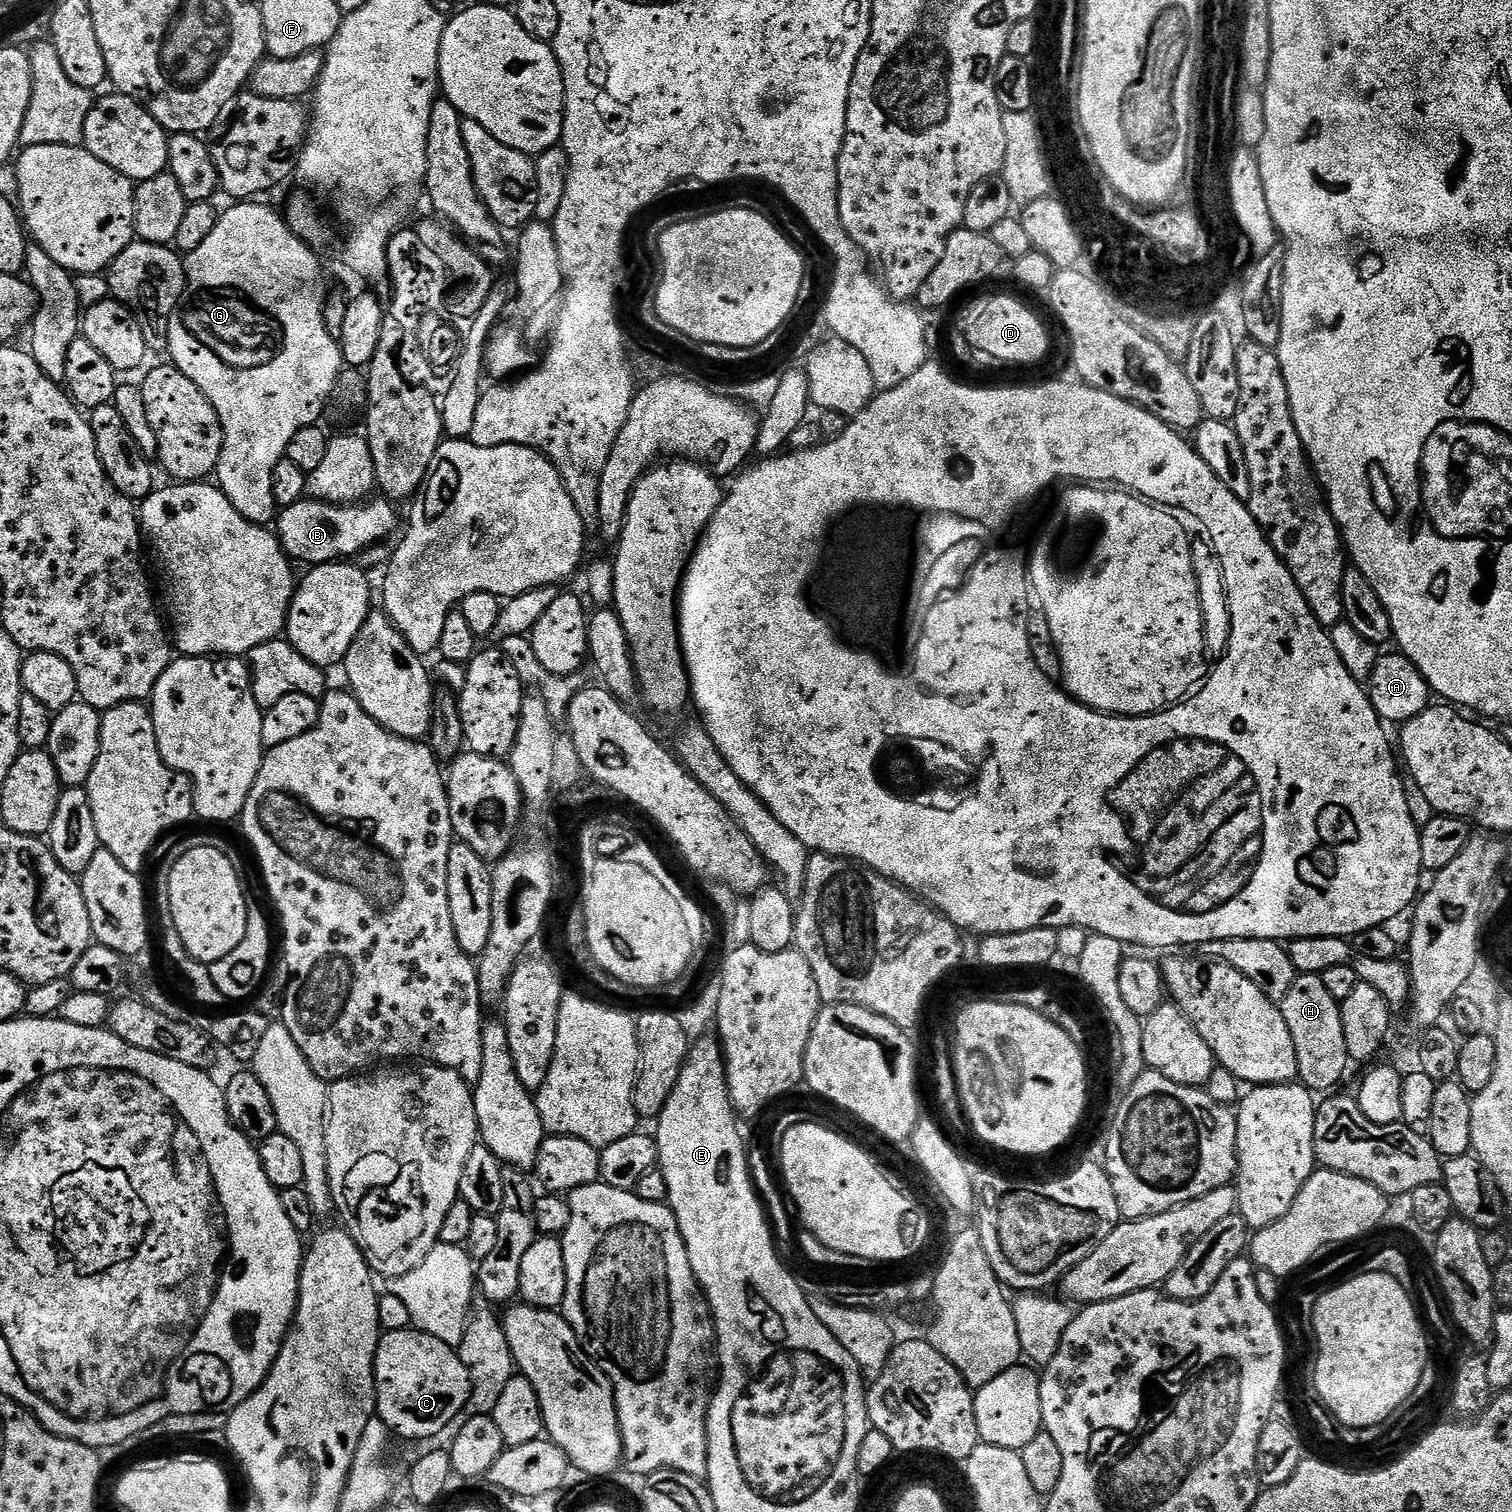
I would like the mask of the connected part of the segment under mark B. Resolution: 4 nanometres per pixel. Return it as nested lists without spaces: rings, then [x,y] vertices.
[[[305,498],[294,506],[281,509],[276,519],[276,533],[284,552],[295,563],[306,562],[305,565],[315,566],[352,558],[375,547],[396,526],[395,507],[389,501],[379,499],[367,501],[364,505],[347,506]]]

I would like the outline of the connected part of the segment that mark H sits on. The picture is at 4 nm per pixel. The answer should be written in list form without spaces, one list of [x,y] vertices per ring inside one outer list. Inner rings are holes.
[[[1306,972],[1297,975],[1296,981],[1286,990],[1286,994],[1278,1002],[1282,1018],[1286,1018],[1286,1026],[1290,1029],[1290,1038],[1294,1038],[1294,1050],[1298,1058],[1298,1070],[1296,1071],[1299,1083],[1309,1088],[1314,1094],[1328,1094],[1344,1080],[1348,1072],[1350,1061],[1346,1050],[1346,1034],[1342,1034],[1342,1014],[1340,1013],[1341,1001],[1334,999],[1330,990],[1326,990],[1325,984],[1319,974]]]

